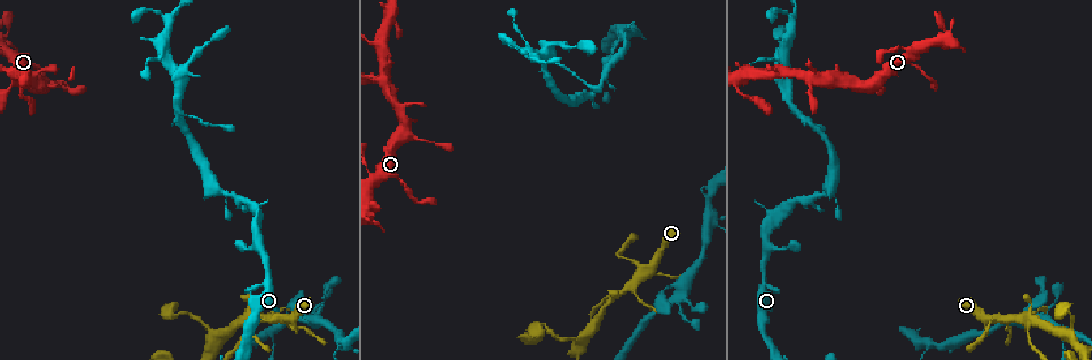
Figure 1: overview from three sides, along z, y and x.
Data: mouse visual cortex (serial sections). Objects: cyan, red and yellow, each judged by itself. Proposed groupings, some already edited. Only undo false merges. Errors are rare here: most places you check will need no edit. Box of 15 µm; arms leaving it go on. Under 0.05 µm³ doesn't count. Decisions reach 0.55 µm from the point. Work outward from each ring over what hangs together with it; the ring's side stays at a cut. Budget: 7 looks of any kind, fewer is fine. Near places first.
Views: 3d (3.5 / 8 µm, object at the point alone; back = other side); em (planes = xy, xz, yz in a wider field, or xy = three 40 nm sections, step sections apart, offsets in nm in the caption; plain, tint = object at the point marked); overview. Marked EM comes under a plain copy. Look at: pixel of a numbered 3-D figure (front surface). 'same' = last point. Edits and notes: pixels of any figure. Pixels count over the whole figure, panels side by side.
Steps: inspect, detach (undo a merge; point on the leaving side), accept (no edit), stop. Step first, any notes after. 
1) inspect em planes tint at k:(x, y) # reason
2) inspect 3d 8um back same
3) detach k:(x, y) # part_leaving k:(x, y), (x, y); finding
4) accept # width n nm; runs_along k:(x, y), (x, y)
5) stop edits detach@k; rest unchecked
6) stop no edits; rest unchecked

inspect 3d 3.5um at 1:(178, 111) # three-way junction

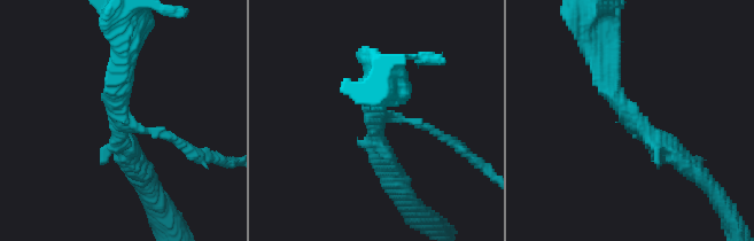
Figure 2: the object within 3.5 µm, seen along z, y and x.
inspect em planes tint at 2:(120, 120) # arms 3; arm_widths 100, 250, 350 nm

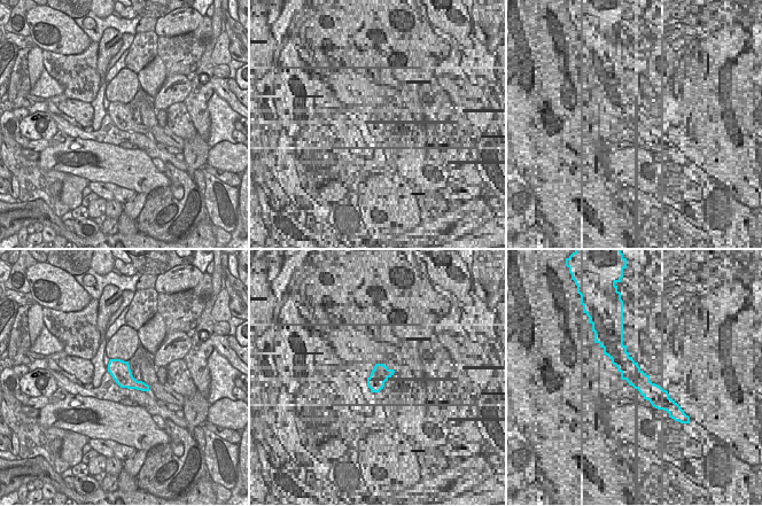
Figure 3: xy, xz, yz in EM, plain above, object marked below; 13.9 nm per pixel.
accept # width 280 nm; runs_along 2:(690, 170), (616, 99), (605, 53); one cell here

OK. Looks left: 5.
inspect 3d 3.5um at 1:(620, 293) # abrupt turn

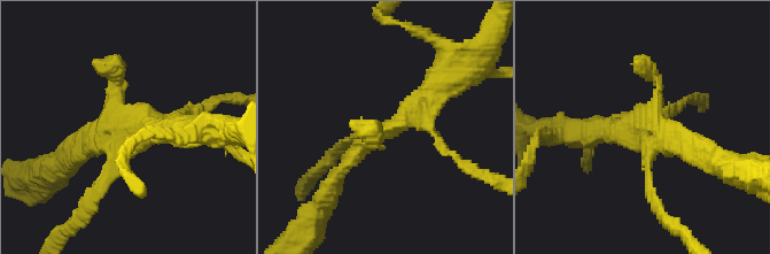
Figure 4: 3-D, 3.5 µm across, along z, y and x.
inspect em planes tint at 4:(384, 134)

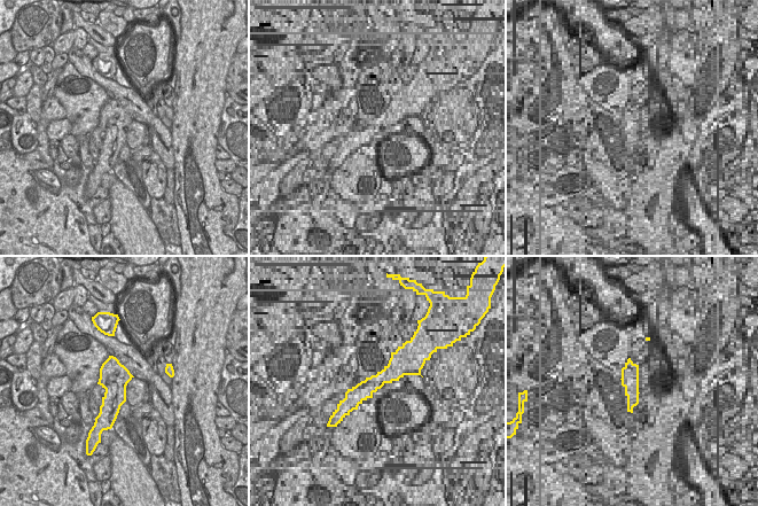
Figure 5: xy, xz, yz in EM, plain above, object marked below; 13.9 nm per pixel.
accept # continuous, no second cell

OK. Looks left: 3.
inspect 3d 3.5um at 1:(176, 314)

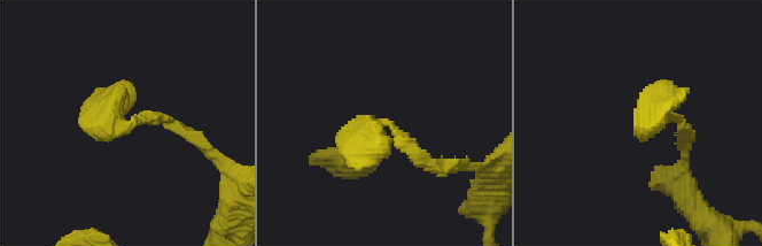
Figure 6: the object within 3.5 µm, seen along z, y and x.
inspect em planes tint at 6:(382, 120)

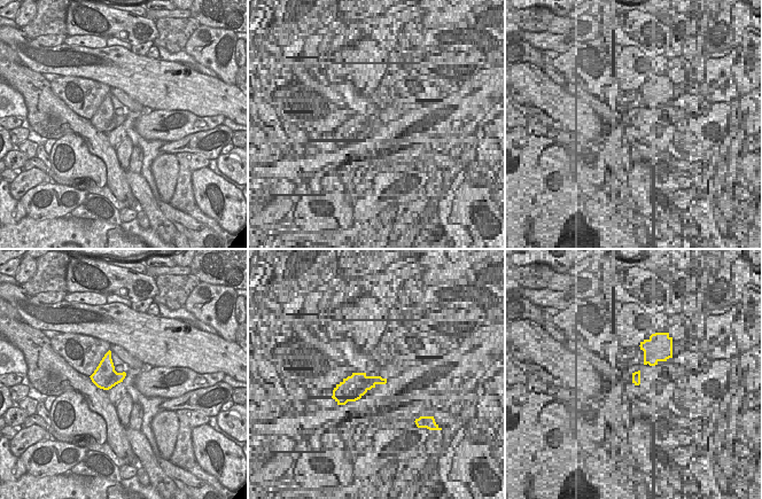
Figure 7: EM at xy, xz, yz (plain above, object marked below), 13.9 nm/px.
accept # runs_along 6:(179, 128), (164, 117), (119, 124), (98, 93); all the same cell

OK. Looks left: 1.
stop no edits; rest unchecked

